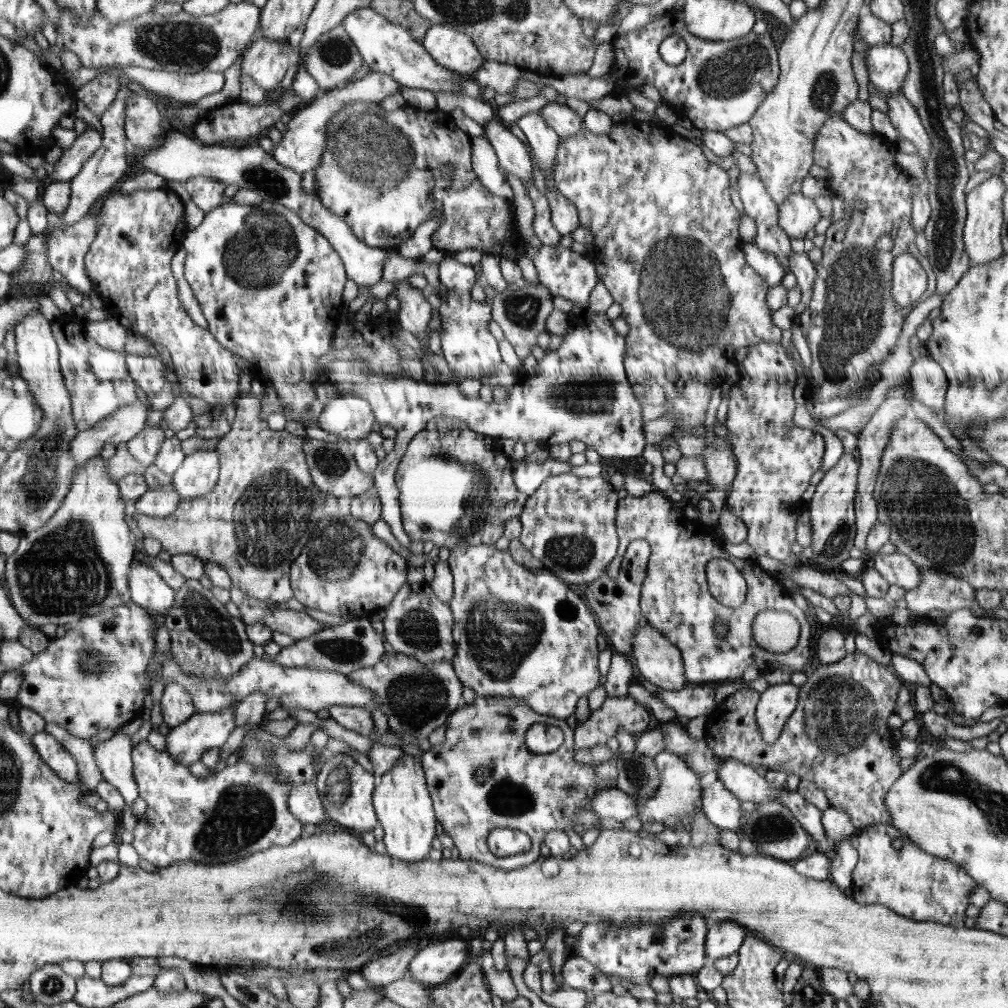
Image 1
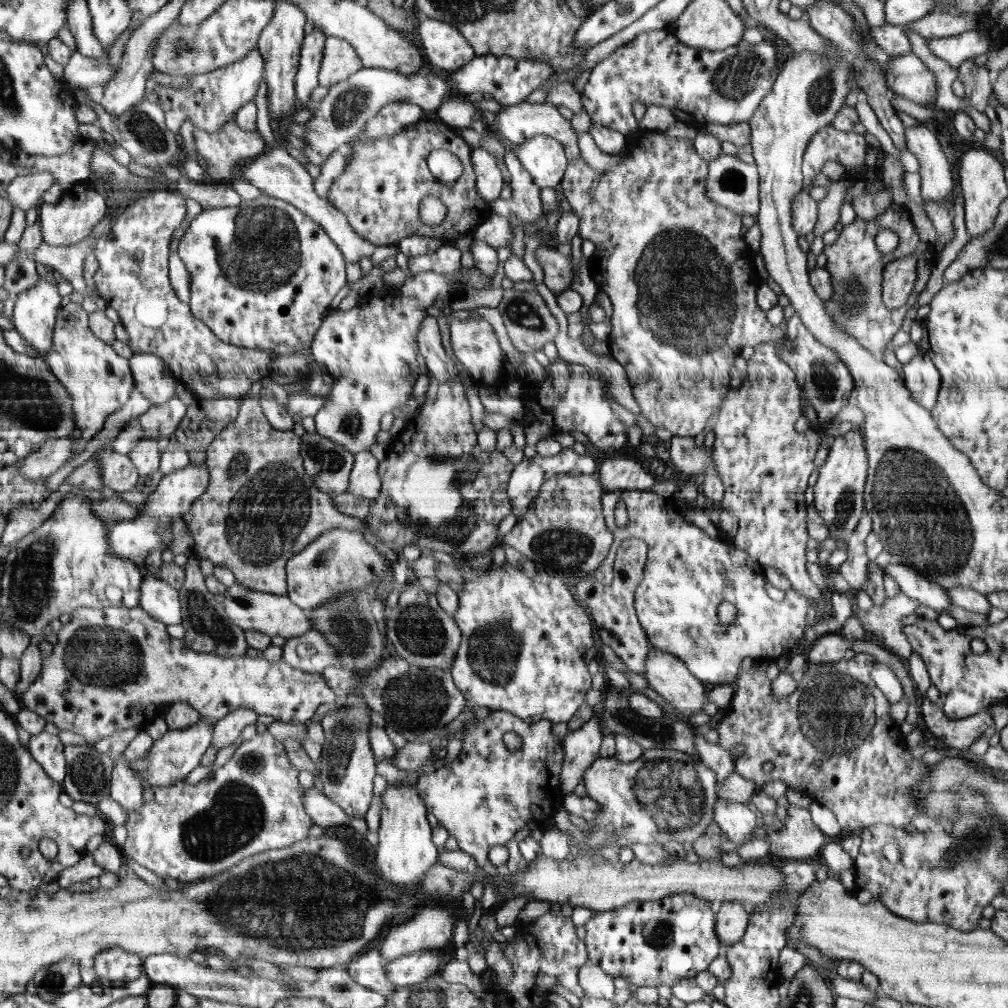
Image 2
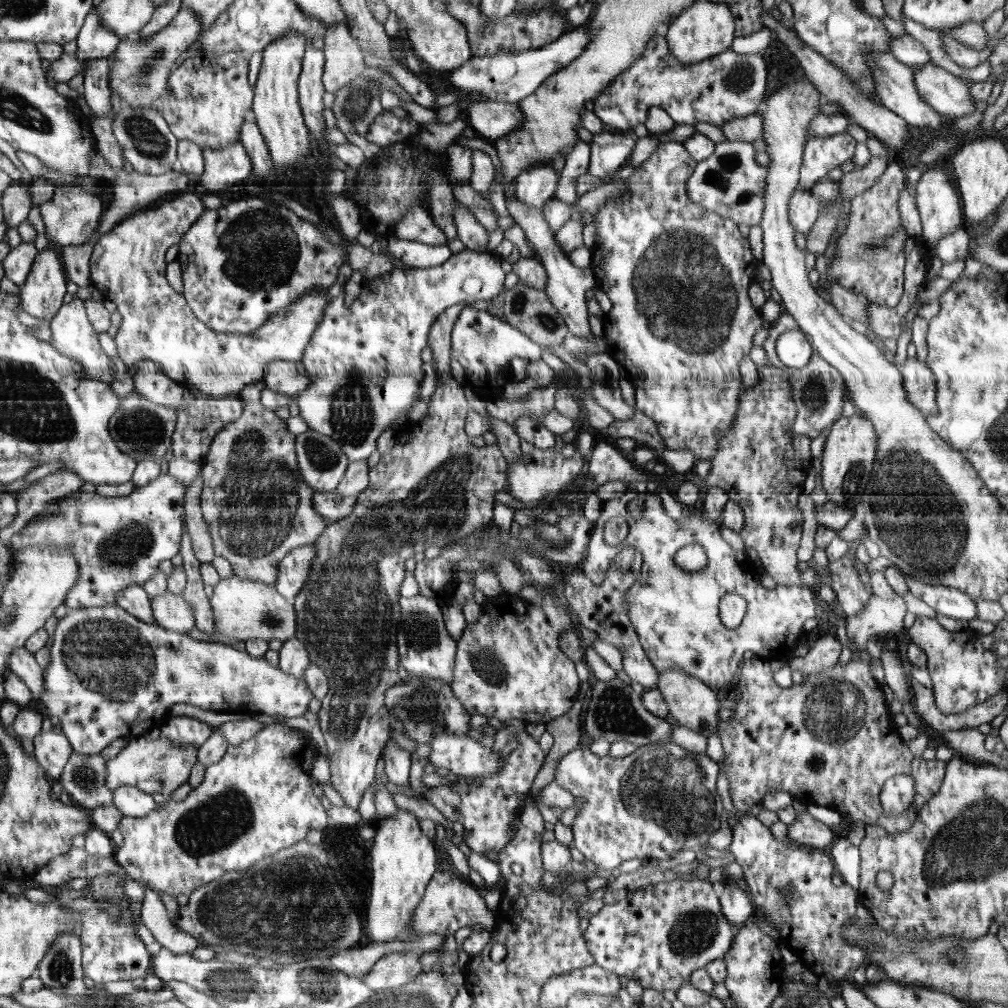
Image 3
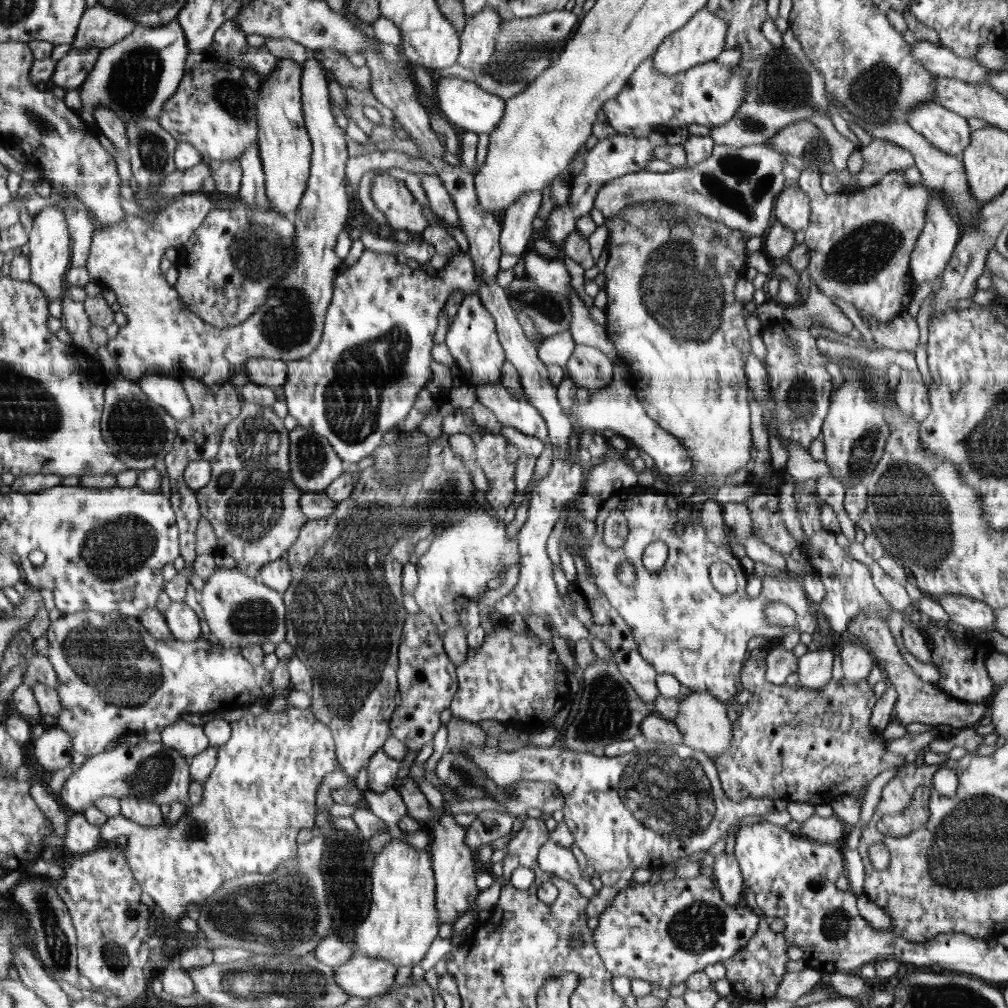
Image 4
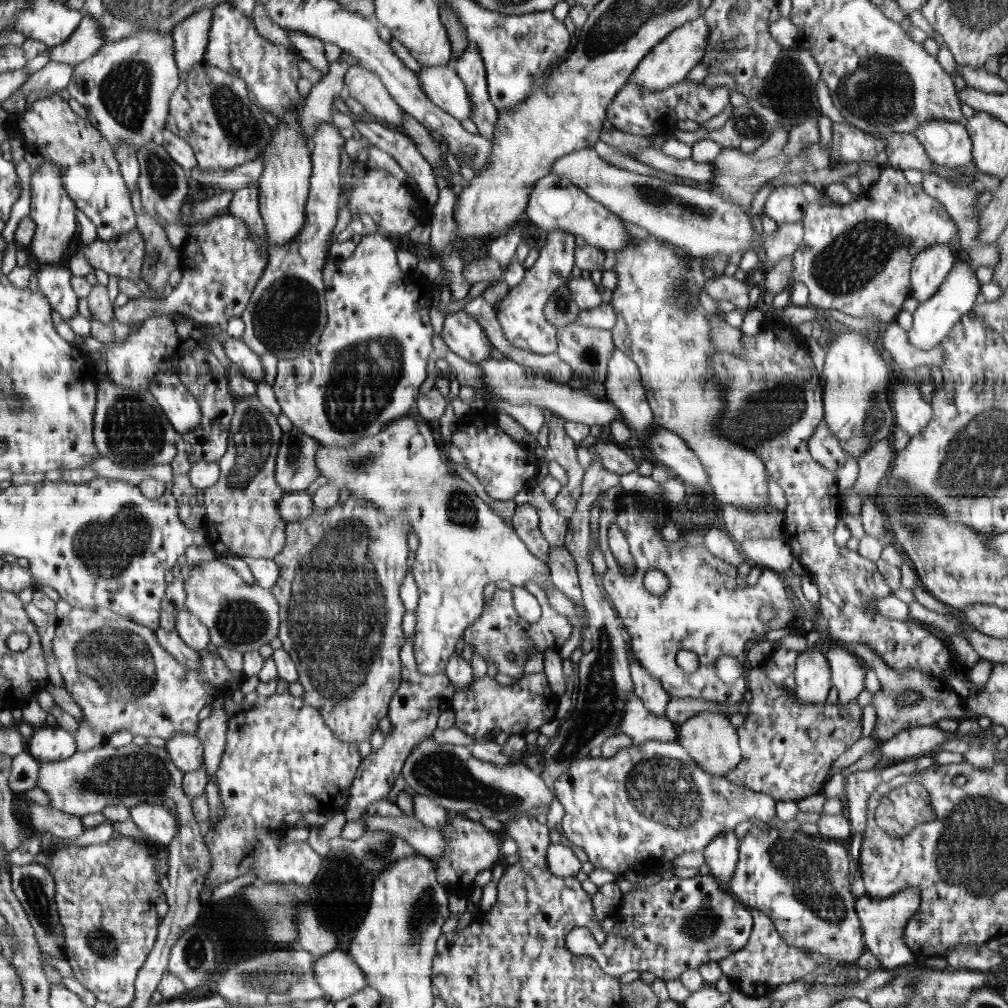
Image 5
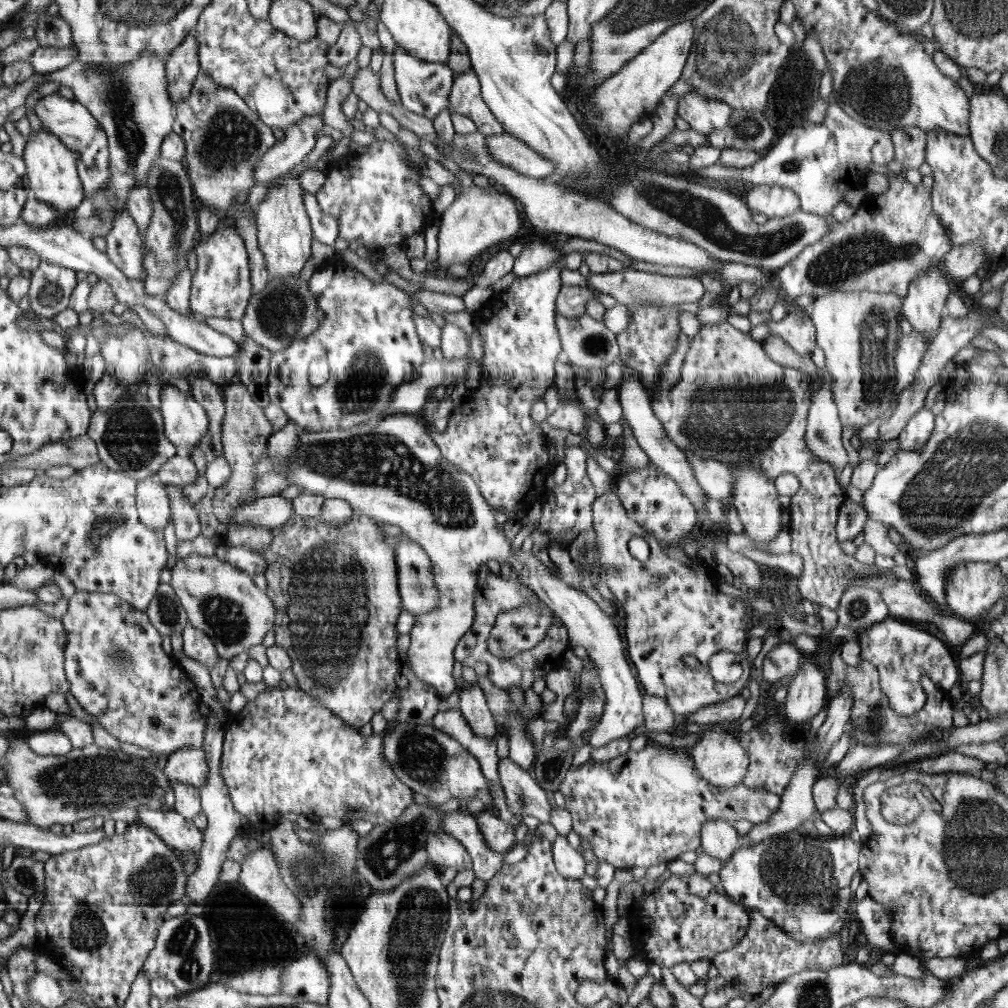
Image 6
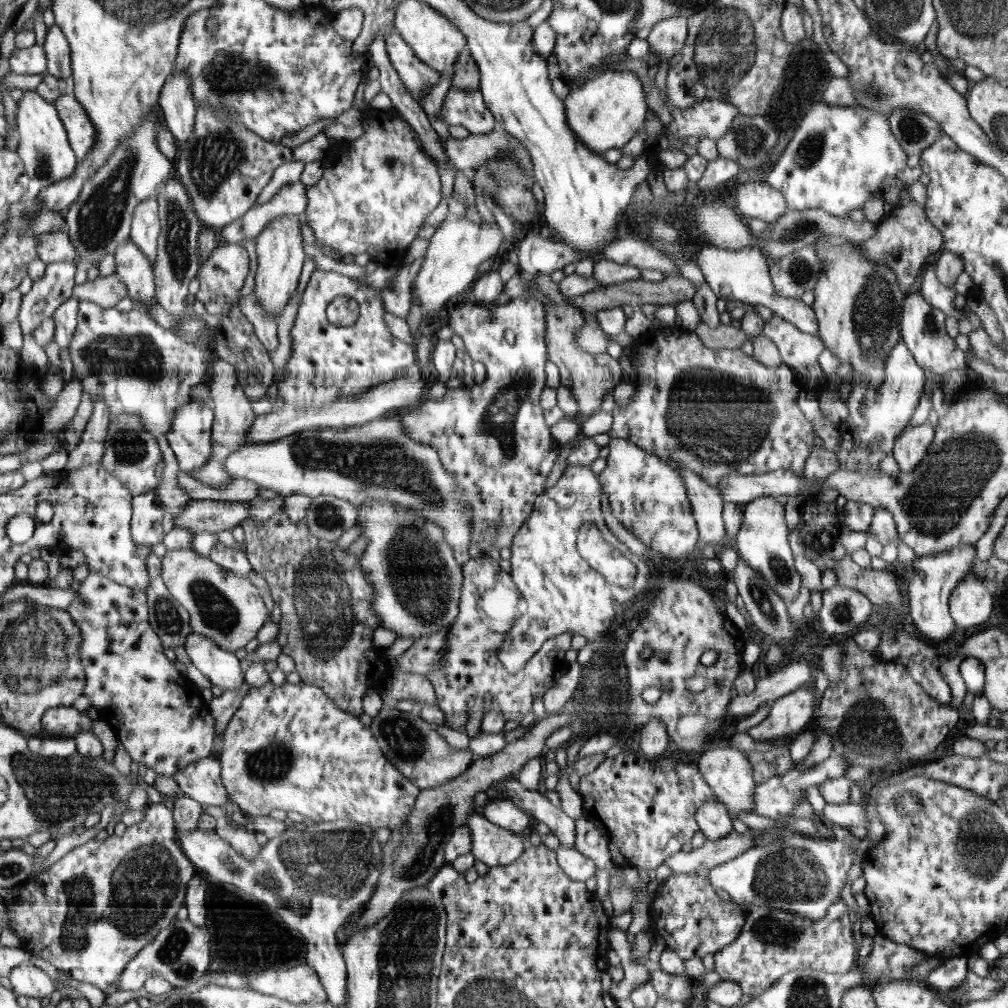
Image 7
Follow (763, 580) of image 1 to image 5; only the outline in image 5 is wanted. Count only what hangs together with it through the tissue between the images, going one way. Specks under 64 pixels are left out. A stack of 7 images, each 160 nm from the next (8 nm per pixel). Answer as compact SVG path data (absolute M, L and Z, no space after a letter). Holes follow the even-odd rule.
M636 507L636 512L623 512L622 510L601 510L600 514L600 528L599 528L599 542L602 554L606 556L606 562L612 564L608 566L608 570L600 579L601 589L605 595L611 600L613 607L618 614L618 618L623 625L624 631L630 638L632 644L632 653L642 665L656 680L661 682L664 690L670 697L676 698L702 698L707 701L714 701L715 703L727 704L732 707L738 707L738 700L742 700L744 692L746 692L746 680L743 674L738 677L734 684L726 684L723 680L718 678L714 664L720 656L734 656L741 665L746 654L746 642L748 640L756 640L758 636L762 636L764 632L771 630L780 630L780 628L790 628L795 624L798 618L797 608L798 602L792 604L792 600L786 594L785 583L780 580L780 572L772 572L771 569L766 570L762 568L762 578L764 578L764 590L754 590L754 592L738 592L738 584L736 584L736 568L732 564L724 562L722 559L716 558L712 552L708 550L706 542L702 542L702 536L698 534L686 534L682 540L688 542L688 548L684 548L684 542L668 542L665 544L660 540L661 536L656 534L654 530L654 522L648 522L642 518L640 514L640 507ZM615 521L620 526L620 529L630 545L630 553L636 565L636 572L632 578L624 578L620 572L620 566L616 564L616 558L612 556L608 543L609 526ZM652 570L660 570L668 576L668 591L662 597L656 597L648 592L644 587L644 576ZM765 604L773 606L775 610L775 617L769 622L765 623L760 618L760 608ZM680 651L694 652L698 654L700 660L700 668L688 674L682 672L682 668L676 664L676 652Z

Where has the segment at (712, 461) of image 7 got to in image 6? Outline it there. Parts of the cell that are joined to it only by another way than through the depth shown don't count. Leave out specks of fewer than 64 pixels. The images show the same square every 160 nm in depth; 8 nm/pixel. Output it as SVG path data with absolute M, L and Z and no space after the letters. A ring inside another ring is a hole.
M722 321L718 324L704 325L698 334L689 342L689 349L687 350L687 355L685 356L685 361L681 367L681 378L677 384L675 384L669 392L658 392L654 398L651 398L651 409L653 413L661 420L661 425L666 431L667 437L674 442L678 448L681 448L685 452L697 452L705 458L710 460L718 461L724 463L725 465L738 466L739 464L749 464L758 470L762 470L764 474L770 479L775 479L779 474L784 474L786 472L791 472L794 476L798 477L800 487L798 492L791 496L790 500L790 524L788 531L790 532L791 540L791 551L798 554L802 560L804 560L804 570L798 578L798 589L802 598L810 600L815 606L824 605L832 610L836 610L842 594L852 588L853 581L855 579L865 578L877 578L882 576L880 568L876 568L875 564L864 564L858 562L856 558L850 557L842 551L839 541L836 538L835 527L837 524L837 517L839 514L840 506L845 502L846 493L842 489L838 482L836 481L837 474L834 472L834 468L828 463L821 461L809 448L807 442L805 441L805 432L807 425L807 416L810 408L812 395L809 395L810 384L815 380L814 375L804 373L796 368L786 368L784 366L779 366L777 362L770 360L768 355L763 349L763 341L755 341L749 333L745 333L741 330L736 330L736 327L732 326L728 321Z

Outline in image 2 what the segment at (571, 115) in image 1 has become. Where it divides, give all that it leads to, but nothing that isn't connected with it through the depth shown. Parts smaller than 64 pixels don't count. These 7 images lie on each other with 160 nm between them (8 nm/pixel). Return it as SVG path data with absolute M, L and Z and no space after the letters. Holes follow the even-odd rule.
M525 101L518 105L504 105L503 107L504 108L496 114L496 123L493 126L489 126L496 134L504 136L506 140L510 140L510 142L514 142L514 144L522 144L526 142L528 138L532 138L537 134L547 134L552 138L559 139L559 141L563 143L565 147L564 155L566 155L567 163L580 155L574 129L572 129L570 121L560 114L556 106L546 101L542 104L529 104Z

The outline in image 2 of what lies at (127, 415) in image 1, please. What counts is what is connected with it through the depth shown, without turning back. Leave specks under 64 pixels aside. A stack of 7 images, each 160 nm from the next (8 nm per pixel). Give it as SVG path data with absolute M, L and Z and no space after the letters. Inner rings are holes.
M73 436L52 439L30 456L17 461L27 478L45 478L54 474L72 452Z

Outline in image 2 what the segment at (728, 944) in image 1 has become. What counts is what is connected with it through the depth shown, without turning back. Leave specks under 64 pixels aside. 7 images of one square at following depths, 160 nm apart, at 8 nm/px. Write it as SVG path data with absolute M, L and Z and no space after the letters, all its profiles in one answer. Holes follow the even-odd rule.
M724 901L717 909L716 934L723 946L738 942L743 937L751 912L740 901Z

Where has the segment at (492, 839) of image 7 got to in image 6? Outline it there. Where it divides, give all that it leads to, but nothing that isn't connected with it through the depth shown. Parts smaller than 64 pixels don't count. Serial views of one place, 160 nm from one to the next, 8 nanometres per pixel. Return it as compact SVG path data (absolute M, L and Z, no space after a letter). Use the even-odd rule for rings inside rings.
M464 810L445 813L441 830L462 843L472 859L476 878L486 883L503 867L504 855L493 851L480 832L477 817Z

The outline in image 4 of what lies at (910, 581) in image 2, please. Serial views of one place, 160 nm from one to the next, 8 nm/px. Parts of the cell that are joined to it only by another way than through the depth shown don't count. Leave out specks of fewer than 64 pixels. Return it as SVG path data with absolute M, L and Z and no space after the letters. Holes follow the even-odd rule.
M952 594L933 599L949 614L952 621L965 626L973 633L990 626L995 629L995 609L985 602Z

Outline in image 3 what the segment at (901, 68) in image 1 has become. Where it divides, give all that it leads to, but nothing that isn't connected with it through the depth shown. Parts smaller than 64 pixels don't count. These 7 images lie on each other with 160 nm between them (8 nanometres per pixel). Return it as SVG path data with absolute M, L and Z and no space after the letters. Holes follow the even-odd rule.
M932 63L920 67L918 71L914 71L914 86L916 86L918 96L940 115L964 118L974 112L976 104L972 102L972 96L970 96L969 92L970 88L966 84L965 80L952 76L950 72L934 66Z

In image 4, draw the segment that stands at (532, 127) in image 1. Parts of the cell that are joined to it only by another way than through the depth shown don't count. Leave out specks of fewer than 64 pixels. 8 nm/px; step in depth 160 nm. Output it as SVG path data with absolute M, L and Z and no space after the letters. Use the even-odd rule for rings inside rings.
M542 191L526 193L510 205L501 217L499 245L503 254L523 256L532 236L532 222L542 206Z

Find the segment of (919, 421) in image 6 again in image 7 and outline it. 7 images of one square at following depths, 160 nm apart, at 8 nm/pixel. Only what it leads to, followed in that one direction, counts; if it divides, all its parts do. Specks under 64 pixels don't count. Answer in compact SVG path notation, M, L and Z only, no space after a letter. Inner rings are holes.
M925 421L922 425L909 427L896 439L893 456L901 472L912 472L927 455L935 435L935 429Z

